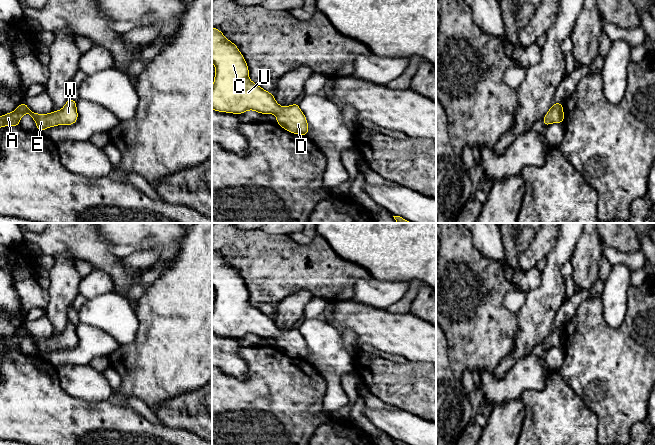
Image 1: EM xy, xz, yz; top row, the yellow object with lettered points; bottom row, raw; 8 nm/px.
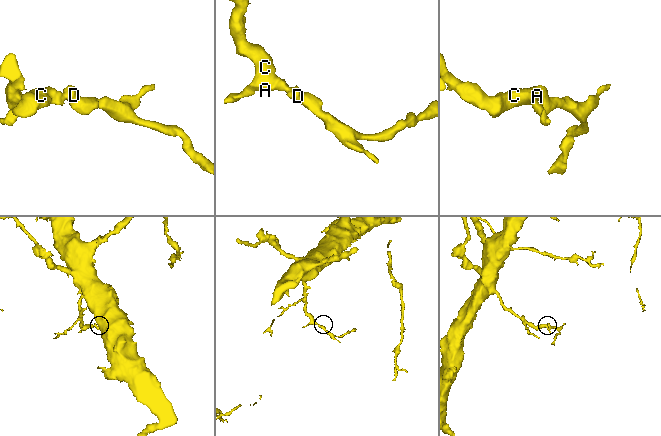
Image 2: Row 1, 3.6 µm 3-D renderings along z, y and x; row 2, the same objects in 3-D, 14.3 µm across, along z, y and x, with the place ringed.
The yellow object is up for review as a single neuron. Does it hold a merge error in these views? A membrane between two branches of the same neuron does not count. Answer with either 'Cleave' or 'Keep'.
Keep

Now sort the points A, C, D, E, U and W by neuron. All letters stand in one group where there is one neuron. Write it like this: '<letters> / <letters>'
A C D E U W

